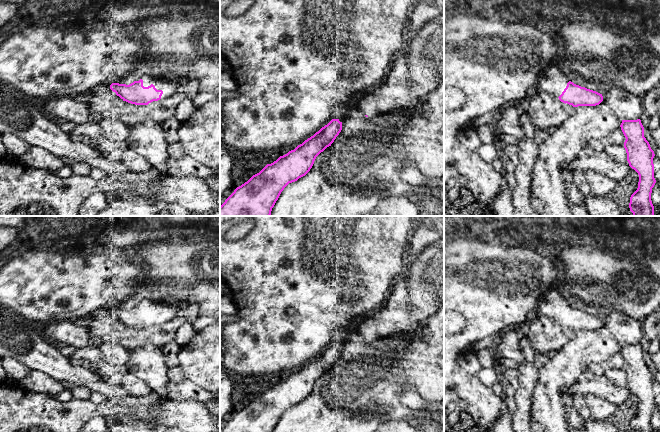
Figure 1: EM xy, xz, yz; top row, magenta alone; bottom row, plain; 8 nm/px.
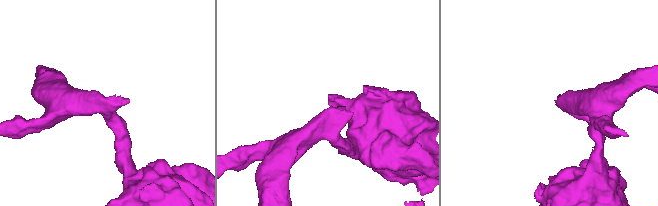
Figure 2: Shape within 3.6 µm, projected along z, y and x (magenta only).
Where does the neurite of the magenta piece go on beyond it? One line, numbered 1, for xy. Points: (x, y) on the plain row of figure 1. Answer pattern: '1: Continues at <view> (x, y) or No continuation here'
1: Continues at xy (168, 311)

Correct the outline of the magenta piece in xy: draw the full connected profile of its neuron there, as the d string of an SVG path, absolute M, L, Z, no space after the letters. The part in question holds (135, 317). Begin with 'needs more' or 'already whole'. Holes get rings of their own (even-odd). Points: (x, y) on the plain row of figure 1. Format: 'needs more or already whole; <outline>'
needs more; M144 299L139 305L129 309L112 307L110 313L123 325L135 329L148 329L173 319L181 307Z

